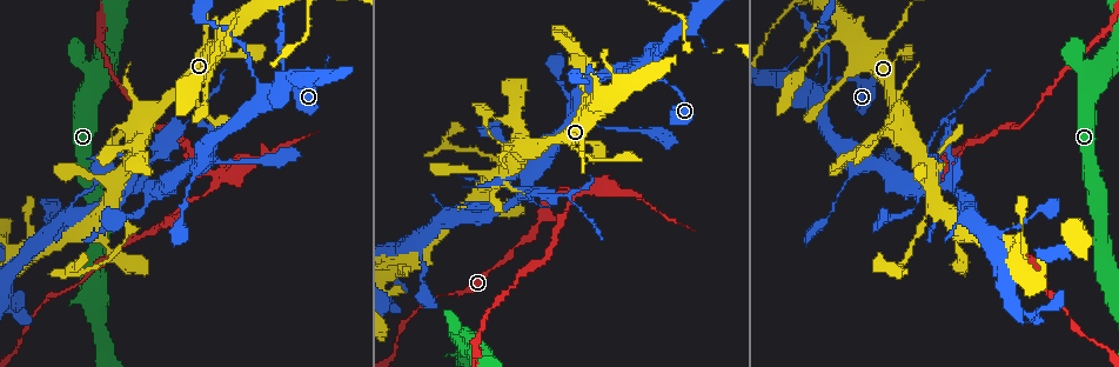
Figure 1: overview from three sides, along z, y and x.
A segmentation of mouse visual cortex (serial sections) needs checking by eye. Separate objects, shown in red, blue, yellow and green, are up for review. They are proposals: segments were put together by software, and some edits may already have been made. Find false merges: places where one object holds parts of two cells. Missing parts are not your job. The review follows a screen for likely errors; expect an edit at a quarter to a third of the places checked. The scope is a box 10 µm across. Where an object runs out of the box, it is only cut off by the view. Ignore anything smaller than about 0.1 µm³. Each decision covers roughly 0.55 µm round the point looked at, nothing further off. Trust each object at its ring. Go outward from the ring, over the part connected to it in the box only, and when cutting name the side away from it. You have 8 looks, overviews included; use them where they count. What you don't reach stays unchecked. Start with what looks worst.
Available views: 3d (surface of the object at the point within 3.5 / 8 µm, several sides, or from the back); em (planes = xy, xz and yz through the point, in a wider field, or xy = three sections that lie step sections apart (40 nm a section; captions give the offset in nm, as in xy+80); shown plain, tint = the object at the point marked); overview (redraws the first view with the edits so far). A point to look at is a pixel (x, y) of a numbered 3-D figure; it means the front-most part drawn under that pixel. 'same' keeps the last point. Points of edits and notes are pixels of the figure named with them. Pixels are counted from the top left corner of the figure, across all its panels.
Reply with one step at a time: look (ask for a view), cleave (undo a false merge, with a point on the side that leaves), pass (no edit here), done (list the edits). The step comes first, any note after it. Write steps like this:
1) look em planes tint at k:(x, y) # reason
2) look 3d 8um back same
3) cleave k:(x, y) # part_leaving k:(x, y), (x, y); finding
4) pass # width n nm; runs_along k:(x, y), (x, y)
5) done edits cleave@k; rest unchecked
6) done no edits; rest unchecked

look 3d 3.5um at 1:(596, 187) # branch point

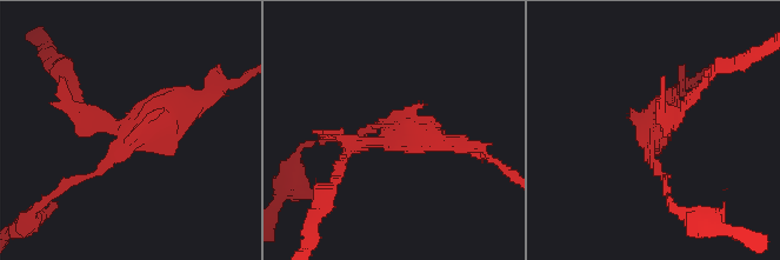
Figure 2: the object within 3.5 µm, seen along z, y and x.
look em xy step 5 tint at 2:(653, 137) # need the tissue

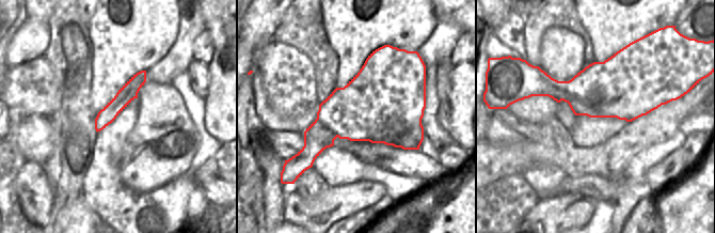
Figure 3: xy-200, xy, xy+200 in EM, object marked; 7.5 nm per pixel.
cleave 2:(79, 119) # width 600 nm; part_leaving 2:(127, 130), (87, 119), (73, 75); a second cell is stuck on

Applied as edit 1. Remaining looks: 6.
look overview

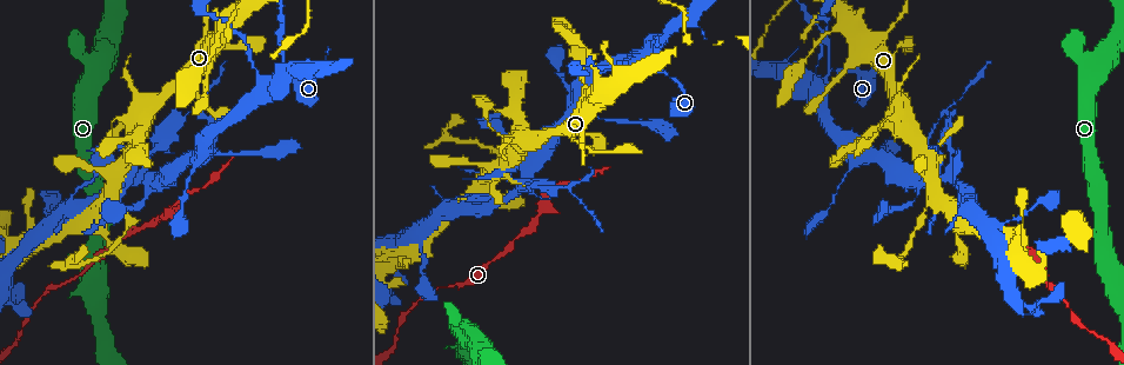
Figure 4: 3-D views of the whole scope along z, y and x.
look 3d 3.5um at 4:(820, 82)

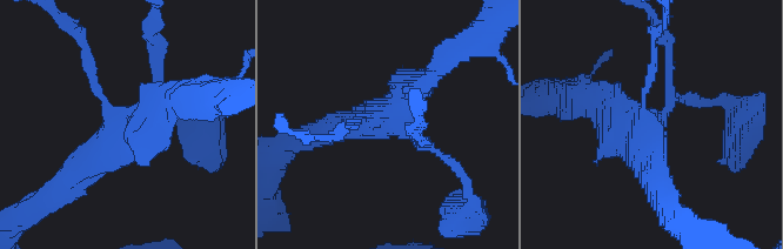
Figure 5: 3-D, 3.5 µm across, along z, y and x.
look em xy step 2 tint at 5:(396, 123) # now the EM

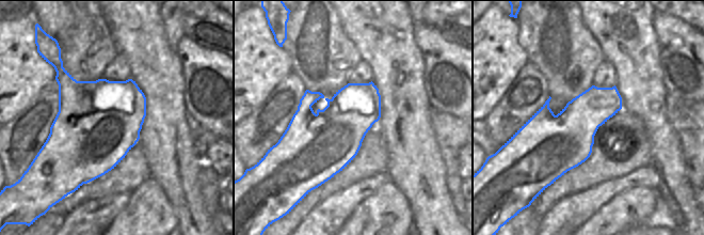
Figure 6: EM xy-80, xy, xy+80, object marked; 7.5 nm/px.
look em xy step 3 tint same # cut it another way

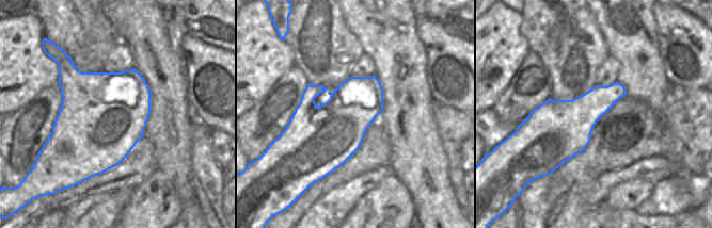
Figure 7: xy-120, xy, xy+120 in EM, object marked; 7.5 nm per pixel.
pass # runs_along 5:(191, 99), (161, 99), (71, 179); continuous, no second cell

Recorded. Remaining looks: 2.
look 3d 3.5um at 4:(161, 141) # sharp bend

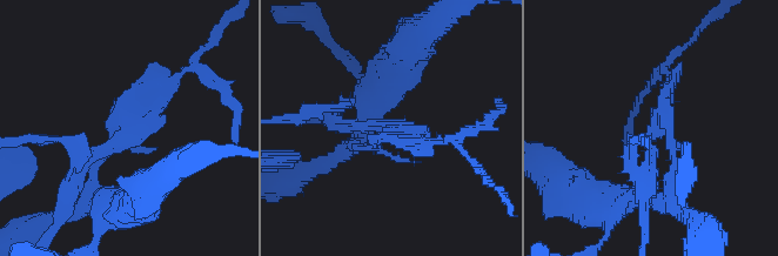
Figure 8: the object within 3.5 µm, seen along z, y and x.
look em xy step 5 tint at 8:(125, 123) # now the EM

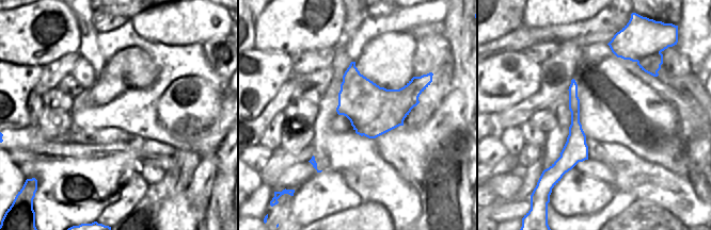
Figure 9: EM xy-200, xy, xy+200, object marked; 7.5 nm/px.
cleave 8:(340, 108) # two cells meet here

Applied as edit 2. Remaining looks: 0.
done edits cleave@2, cleave@8; rest unchecked

